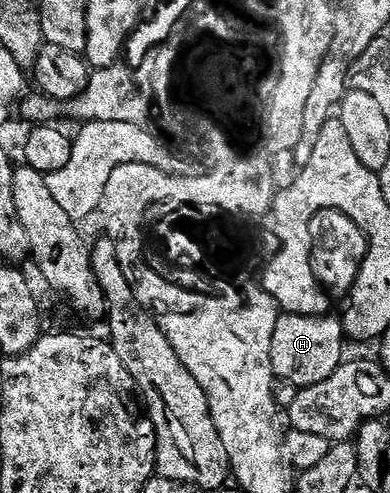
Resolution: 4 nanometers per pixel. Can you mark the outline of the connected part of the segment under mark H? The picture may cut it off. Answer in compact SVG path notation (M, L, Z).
M331 314L326 316L280 315L277 326L273 330L273 346L271 347L271 361L278 379L288 380L297 389L308 388L317 382L325 382L325 378L329 378L329 374L333 374L339 369L340 364L345 360L345 355L343 356L345 333L342 319L334 320L333 316Z

